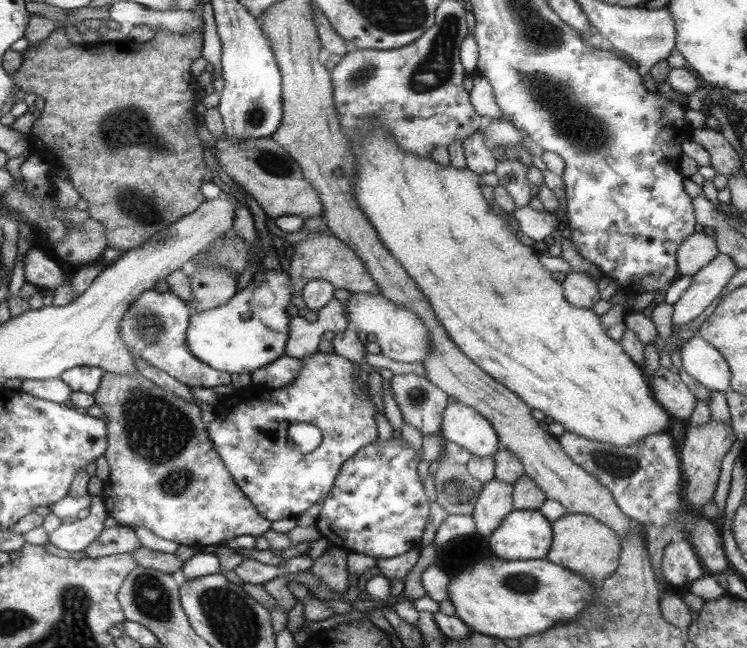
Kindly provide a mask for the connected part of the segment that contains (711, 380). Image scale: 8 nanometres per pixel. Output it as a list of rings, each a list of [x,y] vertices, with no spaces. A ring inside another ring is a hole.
[[[695,335],[680,349],[683,370],[708,390],[722,392],[729,387],[729,369],[721,353],[706,340]]]

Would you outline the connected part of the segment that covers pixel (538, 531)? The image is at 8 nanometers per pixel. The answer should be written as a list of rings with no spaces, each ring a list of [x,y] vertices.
[[[514,509],[487,538],[497,558],[546,559],[552,546],[552,526],[539,510]]]

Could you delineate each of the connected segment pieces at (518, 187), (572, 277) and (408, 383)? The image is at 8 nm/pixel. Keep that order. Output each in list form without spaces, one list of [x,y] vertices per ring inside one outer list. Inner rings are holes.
[[[516,158],[497,163],[497,168],[494,170],[497,185],[507,190],[507,194],[515,202],[515,209],[527,204],[532,197],[529,181],[527,181],[527,167],[529,166],[530,164],[520,163]]]
[[[566,273],[561,286],[564,299],[574,307],[591,309],[593,304],[600,299],[595,282],[585,273]]]
[[[414,373],[387,375],[391,393],[397,401],[402,423],[413,425],[421,438],[425,435],[440,436],[447,395],[423,376]]]

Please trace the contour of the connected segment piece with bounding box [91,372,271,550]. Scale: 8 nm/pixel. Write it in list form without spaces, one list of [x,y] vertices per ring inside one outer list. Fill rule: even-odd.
[[[104,372],[100,380],[99,388],[93,392],[93,399],[101,409],[101,418],[107,423],[107,448],[105,449],[105,460],[109,466],[109,474],[106,481],[103,484],[102,493],[99,498],[104,503],[108,516],[114,518],[116,524],[130,527],[135,529],[137,527],[143,527],[151,531],[155,536],[168,541],[173,541],[178,545],[183,546],[200,546],[212,550],[217,545],[224,545],[235,537],[249,535],[252,537],[260,537],[270,530],[271,522],[261,517],[253,504],[244,496],[244,491],[240,489],[232,478],[232,475],[228,473],[227,467],[224,465],[224,461],[220,458],[212,446],[212,441],[208,437],[207,425],[201,421],[201,411],[199,404],[189,404],[177,396],[173,396],[171,392],[165,392],[161,390],[159,386],[155,386],[153,382],[149,382],[146,378],[143,378],[141,374],[135,372],[135,374],[113,374]]]

